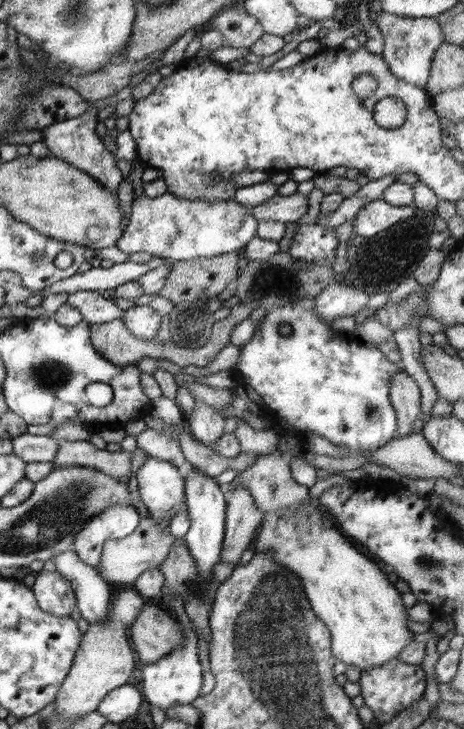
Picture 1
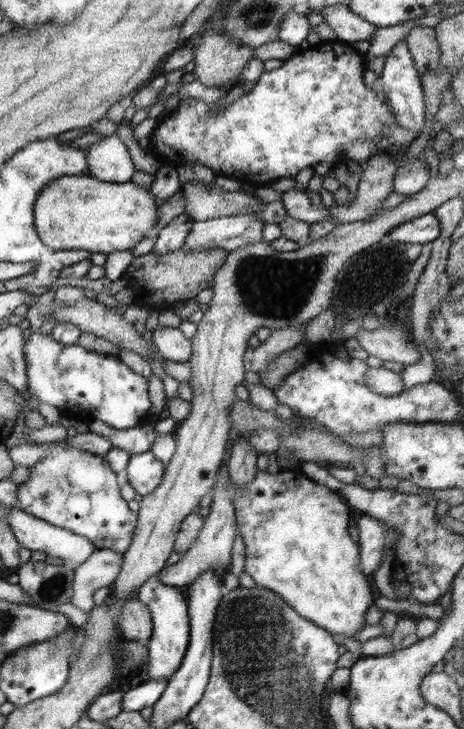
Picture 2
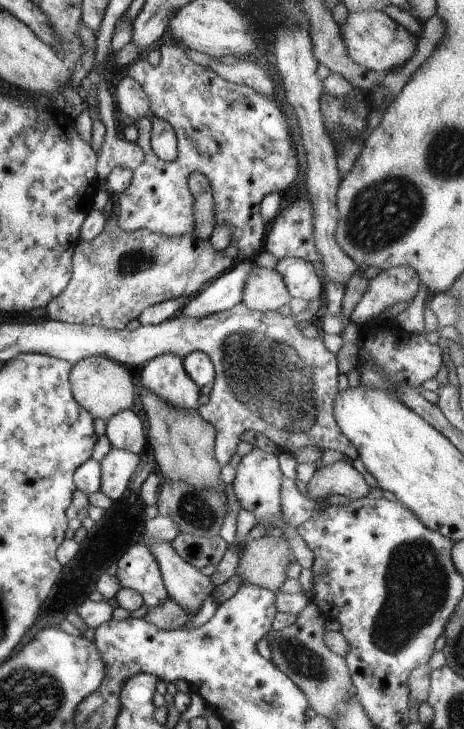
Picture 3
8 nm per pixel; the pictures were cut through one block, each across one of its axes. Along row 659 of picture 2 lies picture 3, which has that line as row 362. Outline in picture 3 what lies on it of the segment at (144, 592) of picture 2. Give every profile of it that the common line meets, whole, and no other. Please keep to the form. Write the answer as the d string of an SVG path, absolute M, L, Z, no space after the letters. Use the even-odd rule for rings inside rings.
M161 354L147 361L139 370L140 382L146 390L160 396L166 404L184 410L197 410L201 392L204 390L186 374L183 356Z

